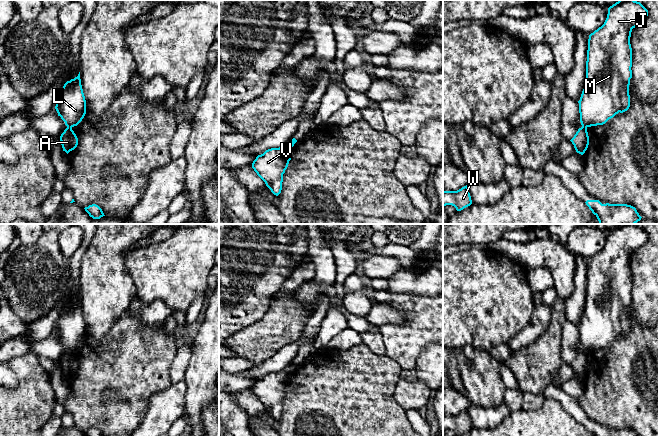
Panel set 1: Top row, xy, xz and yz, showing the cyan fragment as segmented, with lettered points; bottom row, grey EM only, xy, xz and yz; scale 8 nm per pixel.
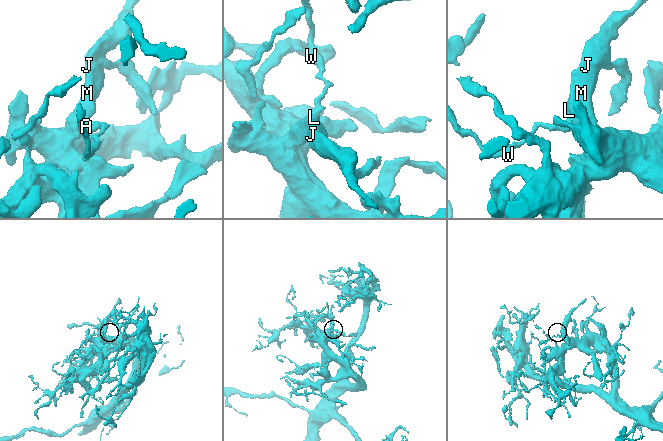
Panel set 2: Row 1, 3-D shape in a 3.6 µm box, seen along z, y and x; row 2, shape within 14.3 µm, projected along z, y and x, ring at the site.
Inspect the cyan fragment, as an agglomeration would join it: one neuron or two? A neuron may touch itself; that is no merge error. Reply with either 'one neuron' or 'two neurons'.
two neurons

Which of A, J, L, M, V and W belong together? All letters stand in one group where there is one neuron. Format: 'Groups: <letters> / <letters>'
Groups: A W / J L M V

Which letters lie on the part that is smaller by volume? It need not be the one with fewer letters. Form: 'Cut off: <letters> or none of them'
Cut off: A, W

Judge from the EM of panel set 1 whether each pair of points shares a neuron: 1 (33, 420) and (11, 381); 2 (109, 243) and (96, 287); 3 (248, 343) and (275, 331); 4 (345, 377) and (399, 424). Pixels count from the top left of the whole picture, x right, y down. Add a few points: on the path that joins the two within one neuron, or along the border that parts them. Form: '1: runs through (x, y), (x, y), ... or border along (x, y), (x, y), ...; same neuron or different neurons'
1: border along (10, 367), (17, 380), (17, 383), (12, 388); different neurons
2: runs through (105, 254), (103, 276); same neuron
3: runs through (255, 343), (268, 336); same neuron
4: runs through (358, 390), (386, 418); same neuron

